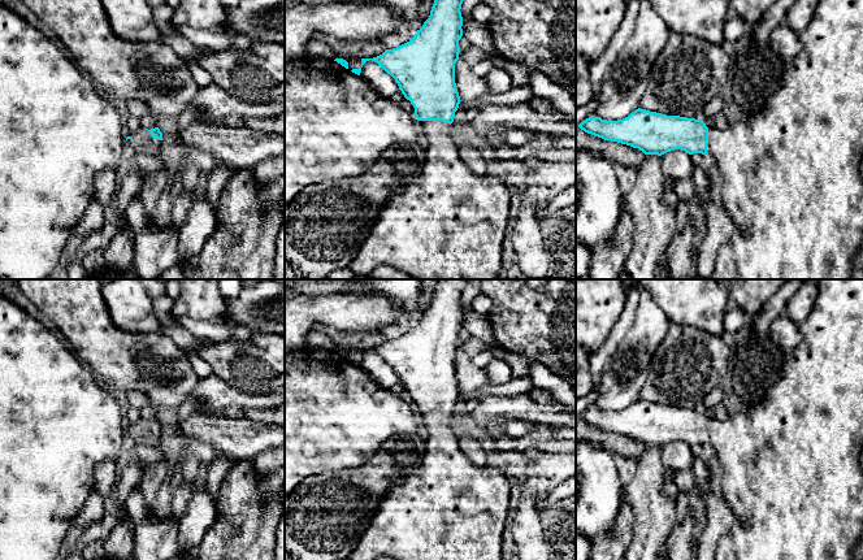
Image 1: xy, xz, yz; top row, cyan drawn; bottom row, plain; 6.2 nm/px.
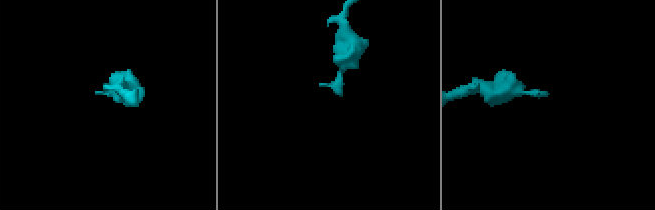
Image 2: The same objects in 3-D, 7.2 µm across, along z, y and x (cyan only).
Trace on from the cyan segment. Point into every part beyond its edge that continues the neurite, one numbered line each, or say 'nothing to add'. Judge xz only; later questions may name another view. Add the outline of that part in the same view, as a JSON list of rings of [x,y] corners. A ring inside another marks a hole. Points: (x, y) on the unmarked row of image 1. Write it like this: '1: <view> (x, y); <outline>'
1: xz (449, 509); [[[421,412],[419,417],[429,431],[422,463],[415,473],[390,489],[350,559],[376,560],[390,556],[396,560],[504,560],[503,533],[511,495],[508,478],[498,468],[476,466],[468,460],[459,447],[450,414]]]

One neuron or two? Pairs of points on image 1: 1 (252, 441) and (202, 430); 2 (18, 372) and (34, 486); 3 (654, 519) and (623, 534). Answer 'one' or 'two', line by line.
1: one
2: one
3: two

